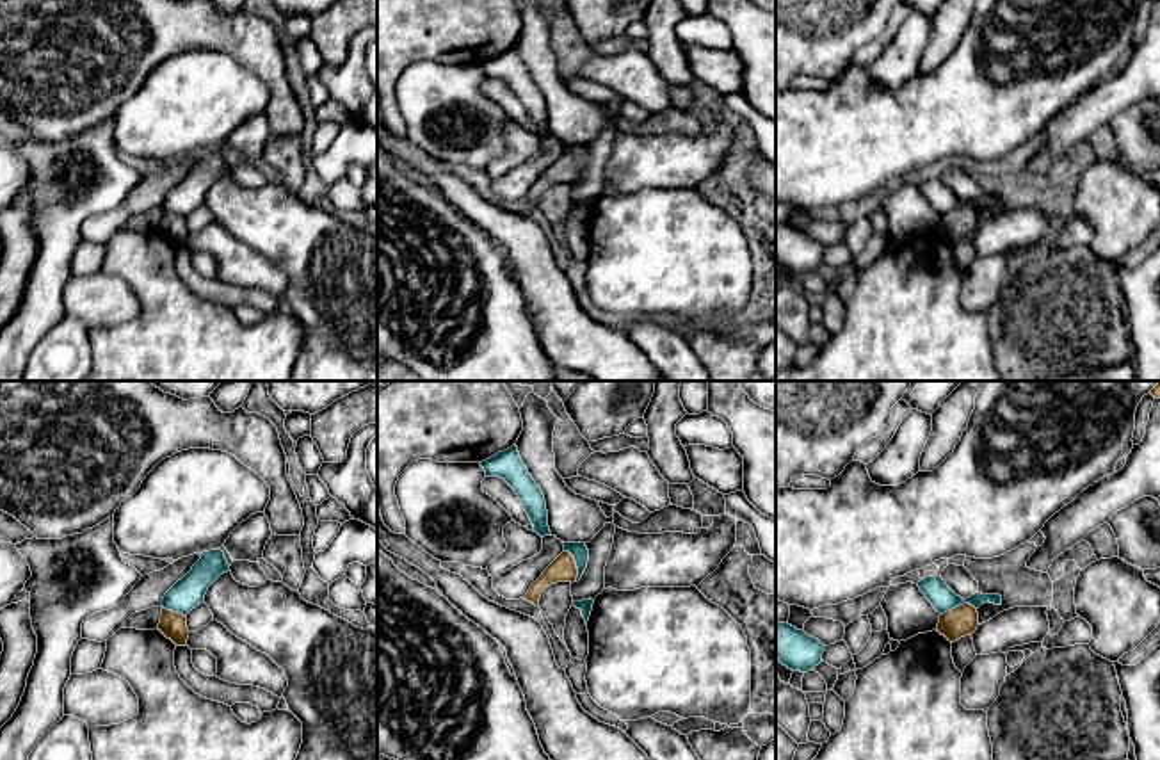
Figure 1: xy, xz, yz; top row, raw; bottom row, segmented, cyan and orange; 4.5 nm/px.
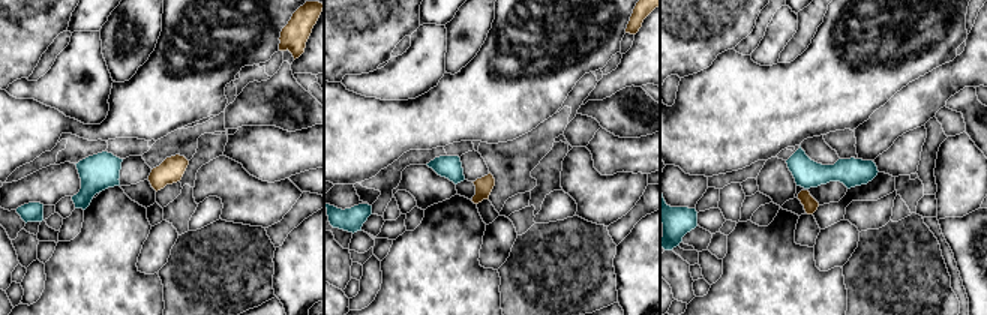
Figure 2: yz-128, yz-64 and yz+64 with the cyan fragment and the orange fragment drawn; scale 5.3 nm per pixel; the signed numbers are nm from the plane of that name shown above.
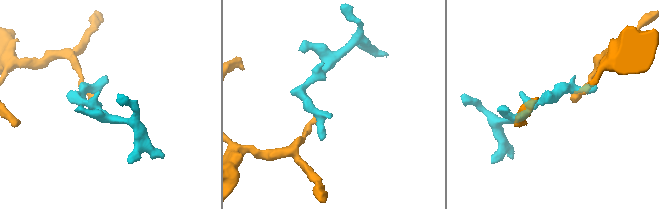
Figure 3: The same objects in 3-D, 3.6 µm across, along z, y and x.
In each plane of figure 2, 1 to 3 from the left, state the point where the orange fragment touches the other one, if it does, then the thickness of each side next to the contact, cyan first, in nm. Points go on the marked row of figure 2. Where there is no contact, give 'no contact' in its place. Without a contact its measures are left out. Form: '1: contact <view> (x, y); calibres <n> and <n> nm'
1: no contact
2: no contact
3: no contact

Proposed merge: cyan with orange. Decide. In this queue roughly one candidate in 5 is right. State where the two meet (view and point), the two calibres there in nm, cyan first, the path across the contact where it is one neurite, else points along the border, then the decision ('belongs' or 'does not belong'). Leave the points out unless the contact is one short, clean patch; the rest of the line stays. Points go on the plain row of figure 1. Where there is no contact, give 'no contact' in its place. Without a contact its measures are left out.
contact yz (958, 207); calibres 110 and 140 nm; border yz (975, 209), (959, 205), (942, 216); does not belong

